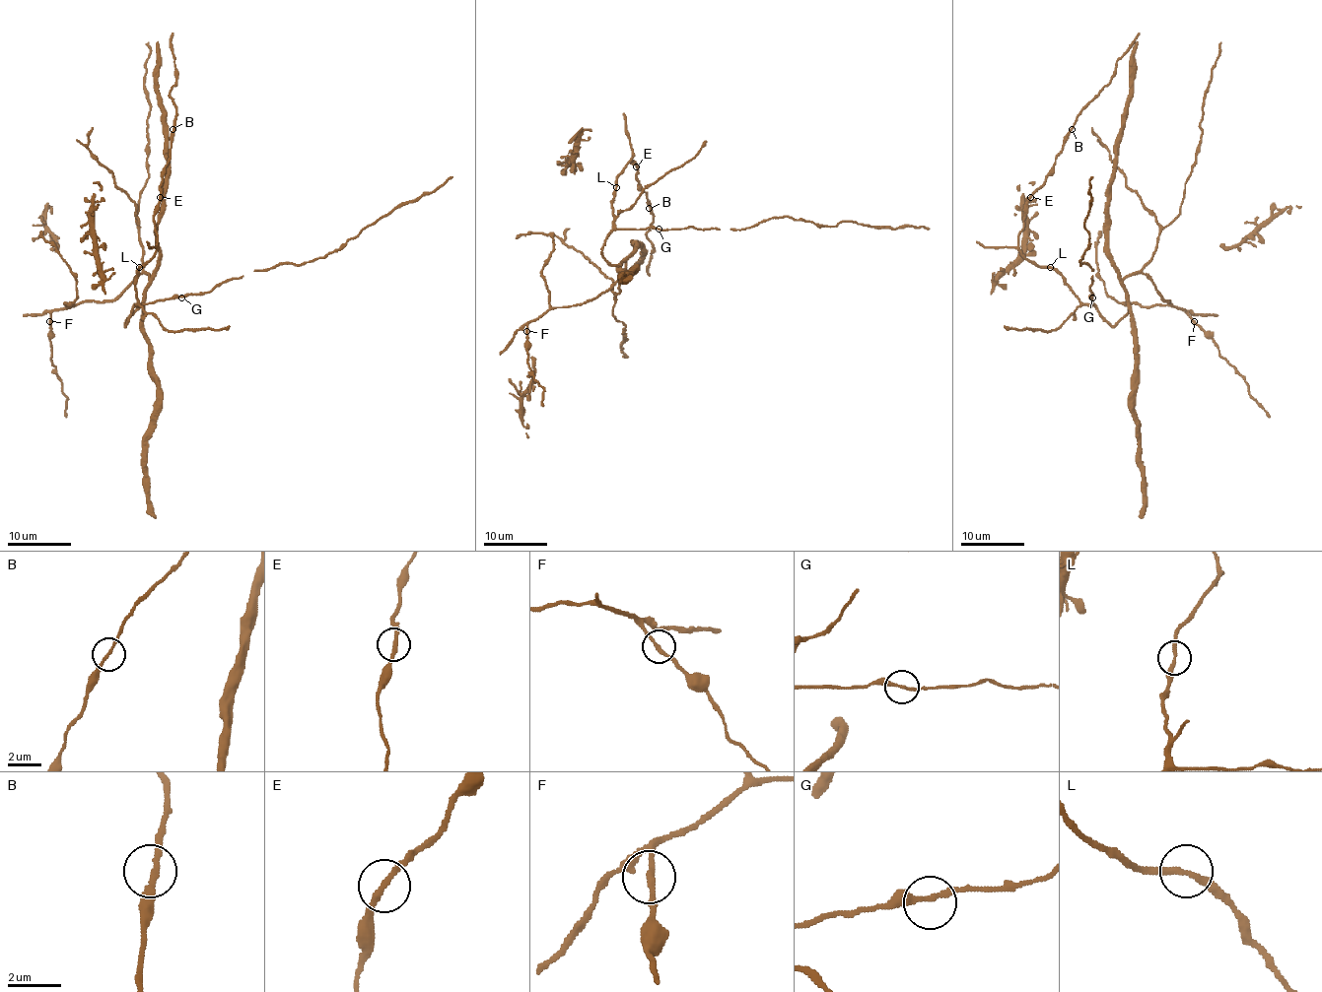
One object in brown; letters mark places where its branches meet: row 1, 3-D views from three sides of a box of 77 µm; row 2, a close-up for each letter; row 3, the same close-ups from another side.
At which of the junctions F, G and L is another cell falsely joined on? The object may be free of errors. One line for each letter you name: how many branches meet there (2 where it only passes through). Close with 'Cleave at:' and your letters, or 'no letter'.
Cleave at: no letter

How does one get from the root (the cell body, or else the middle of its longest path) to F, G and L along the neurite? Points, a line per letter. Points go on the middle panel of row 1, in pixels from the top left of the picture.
F: (604, 240), (601, 254), (611, 264), (625, 259), (623, 273), (594, 298), (544, 311), (528, 323), (526, 331)
G: (604, 240), (617, 229), (659, 229)
L: (604, 240), (612, 231), (615, 187)

